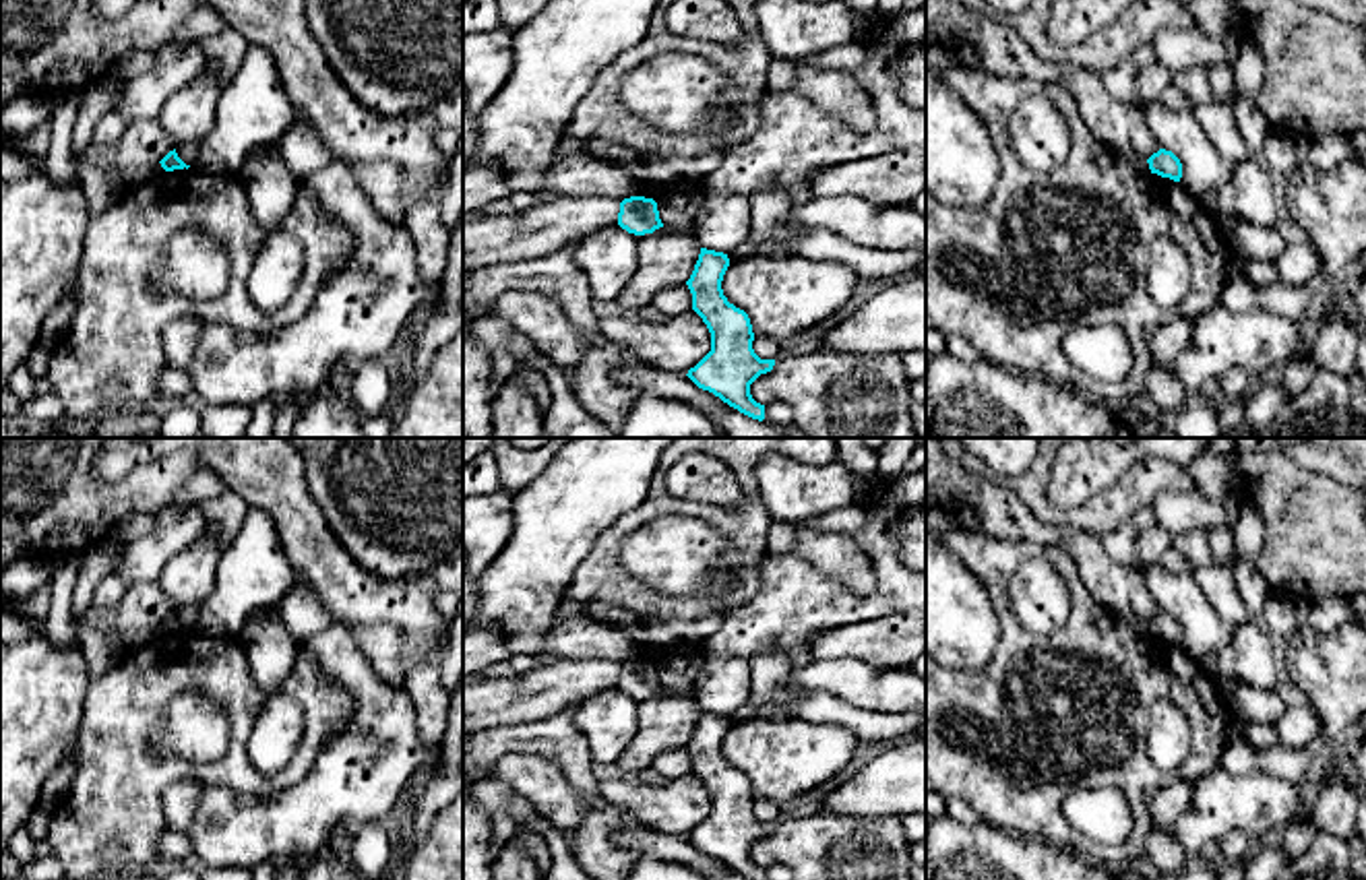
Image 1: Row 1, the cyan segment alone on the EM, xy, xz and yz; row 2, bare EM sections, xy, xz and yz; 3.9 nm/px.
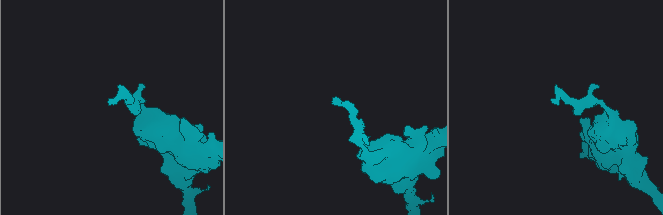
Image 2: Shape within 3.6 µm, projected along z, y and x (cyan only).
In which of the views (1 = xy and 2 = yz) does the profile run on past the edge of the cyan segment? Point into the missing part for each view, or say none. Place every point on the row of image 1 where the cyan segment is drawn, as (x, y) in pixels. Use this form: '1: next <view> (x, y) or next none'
1: next none
2: next none

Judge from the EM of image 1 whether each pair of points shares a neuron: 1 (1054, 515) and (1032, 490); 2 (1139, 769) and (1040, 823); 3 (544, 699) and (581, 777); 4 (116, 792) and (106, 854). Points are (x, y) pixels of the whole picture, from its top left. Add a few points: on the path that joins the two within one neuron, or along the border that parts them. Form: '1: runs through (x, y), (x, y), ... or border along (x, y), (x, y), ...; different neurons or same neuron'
1: runs through (1048, 509), (1036, 496); same neuron
2: runs through (1139, 810), (1139, 837), (1125, 852), (1081, 845); same neuron
3: border along (579, 703), (519, 726), (505, 726); different neurons
4: runs through (114, 806), (112, 819), (106, 825), (106, 839); same neuron

